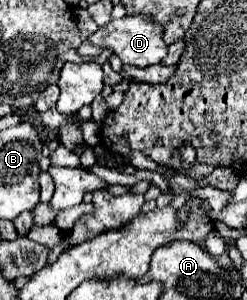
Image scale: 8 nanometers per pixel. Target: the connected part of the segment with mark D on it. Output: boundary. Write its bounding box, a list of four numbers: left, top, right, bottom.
[89,16,167,68]

